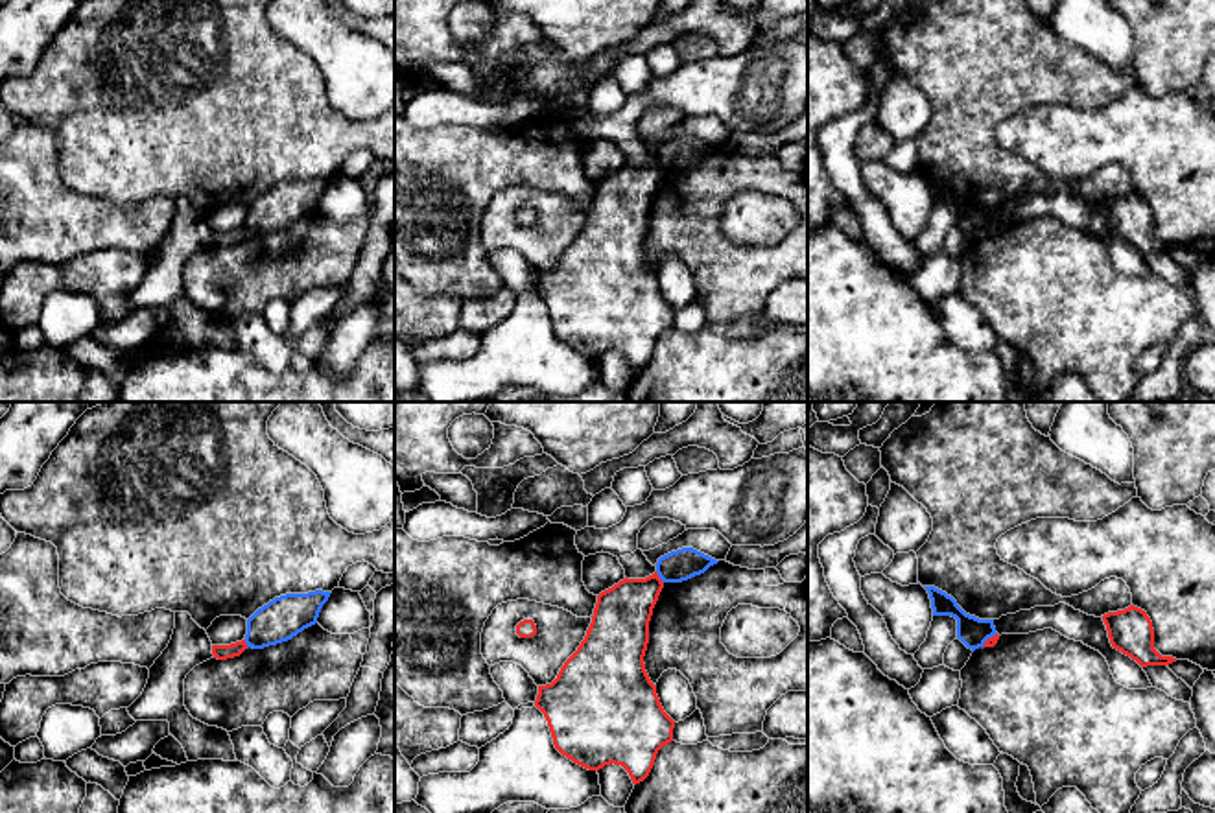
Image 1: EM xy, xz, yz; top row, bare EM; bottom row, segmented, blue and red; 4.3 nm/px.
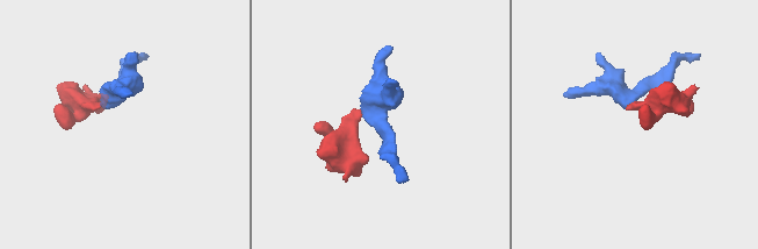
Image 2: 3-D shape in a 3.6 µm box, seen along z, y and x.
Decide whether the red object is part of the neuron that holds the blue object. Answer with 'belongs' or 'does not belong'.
does not belong

